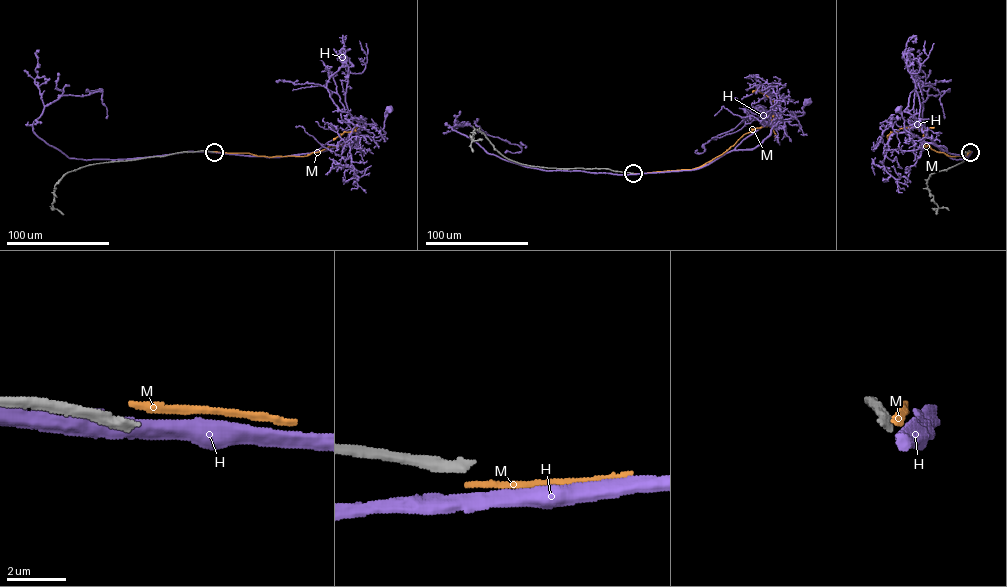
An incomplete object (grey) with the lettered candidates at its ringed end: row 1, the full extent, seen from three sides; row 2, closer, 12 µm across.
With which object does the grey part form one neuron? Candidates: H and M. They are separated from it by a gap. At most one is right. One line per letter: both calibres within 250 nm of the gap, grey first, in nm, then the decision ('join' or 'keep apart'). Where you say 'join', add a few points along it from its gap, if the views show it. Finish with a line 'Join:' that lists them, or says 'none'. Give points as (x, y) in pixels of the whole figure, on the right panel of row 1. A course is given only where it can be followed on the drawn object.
H: 280 nm thick on the grey side, 480 nm on the other; keep apart
M: 280 nm thick on the grey side, 240 nm on the other; keep apart
Join: none

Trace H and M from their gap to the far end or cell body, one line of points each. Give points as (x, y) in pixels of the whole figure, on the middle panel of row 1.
H: (633, 174), (697, 169), (731, 151), (751, 149), (769, 134), (777, 119), (803, 114), (802, 108), (807, 101)
M: (633, 173), (699, 167), (721, 155), (743, 135), (770, 126), (774, 102), (757, 90), (752, 92)

